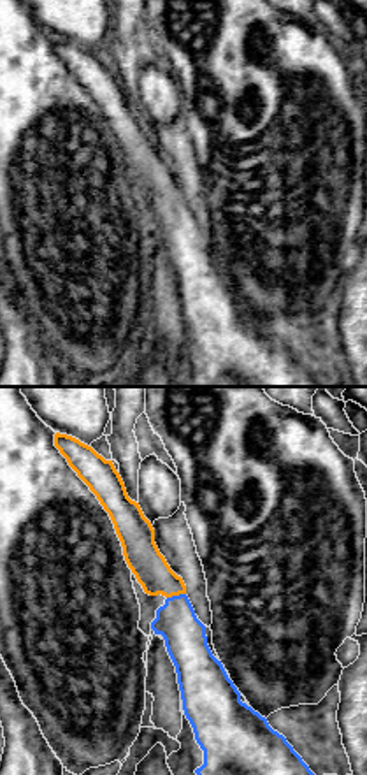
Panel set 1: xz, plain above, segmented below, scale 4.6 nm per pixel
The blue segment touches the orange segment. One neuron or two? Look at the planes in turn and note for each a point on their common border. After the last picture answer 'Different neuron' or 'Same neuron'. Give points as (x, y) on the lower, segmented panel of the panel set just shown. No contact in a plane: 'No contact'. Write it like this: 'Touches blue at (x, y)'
Touches blue at (176, 596)

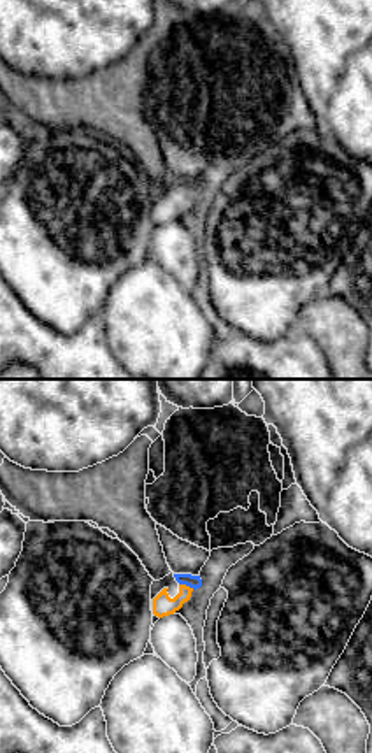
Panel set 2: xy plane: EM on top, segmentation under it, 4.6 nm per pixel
Touches blue at (186, 585)

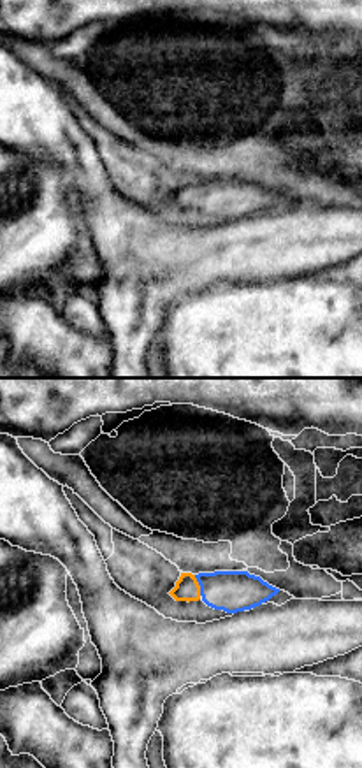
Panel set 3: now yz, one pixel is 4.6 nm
Touches blue at (199, 584)

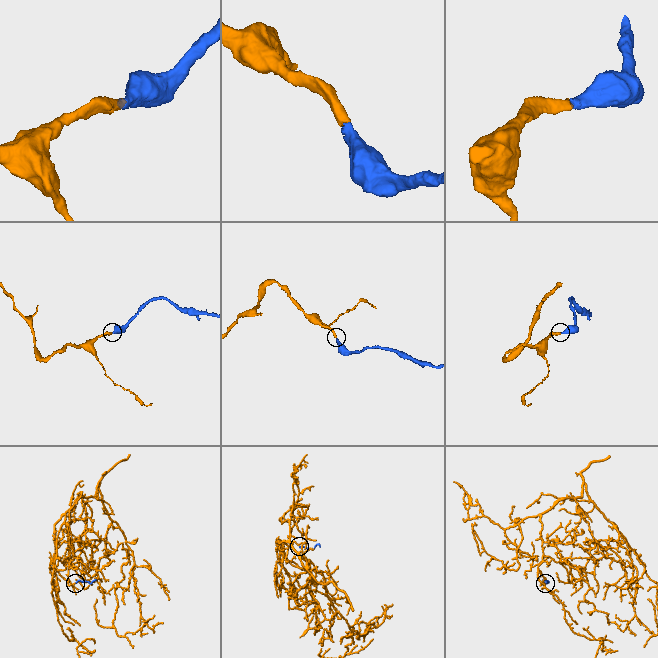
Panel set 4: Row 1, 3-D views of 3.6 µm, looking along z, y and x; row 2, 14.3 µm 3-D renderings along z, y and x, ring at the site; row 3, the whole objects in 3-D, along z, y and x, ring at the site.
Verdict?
Same neuron

